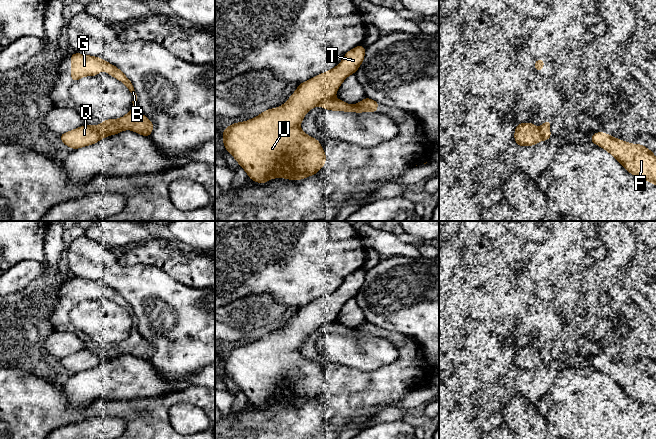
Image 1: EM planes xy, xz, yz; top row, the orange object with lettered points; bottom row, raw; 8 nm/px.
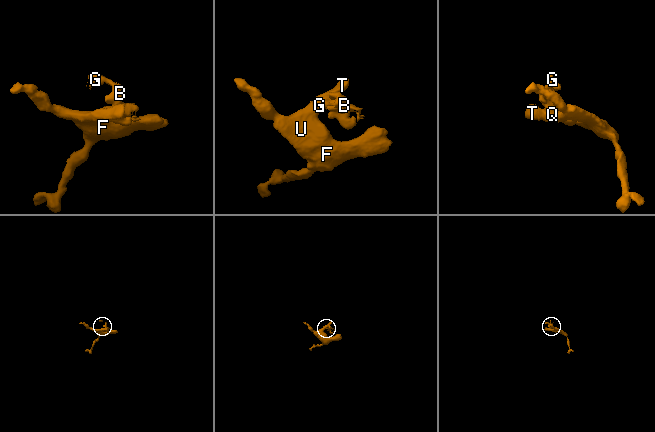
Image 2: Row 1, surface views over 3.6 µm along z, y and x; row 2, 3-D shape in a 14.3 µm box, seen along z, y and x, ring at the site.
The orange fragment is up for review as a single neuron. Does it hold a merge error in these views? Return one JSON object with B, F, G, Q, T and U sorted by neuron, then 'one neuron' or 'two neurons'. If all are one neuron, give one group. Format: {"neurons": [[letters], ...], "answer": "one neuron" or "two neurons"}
{"neurons": [["B", "G"], ["F", "Q", "T", "U"]], "answer": "two neurons"}

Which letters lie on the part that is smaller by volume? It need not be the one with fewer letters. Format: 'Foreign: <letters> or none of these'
Foreign: B, G

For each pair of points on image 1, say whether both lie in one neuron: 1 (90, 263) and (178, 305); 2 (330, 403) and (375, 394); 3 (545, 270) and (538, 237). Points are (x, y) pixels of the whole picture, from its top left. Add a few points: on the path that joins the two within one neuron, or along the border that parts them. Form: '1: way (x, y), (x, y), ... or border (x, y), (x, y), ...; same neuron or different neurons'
1: way (112, 273), (120, 278), (137, 283), (156, 295); same neuron
2: way (341, 396), (345, 394), (364, 394); same neuron
3: border (551, 231), (550, 235), (538, 245); different neurons

